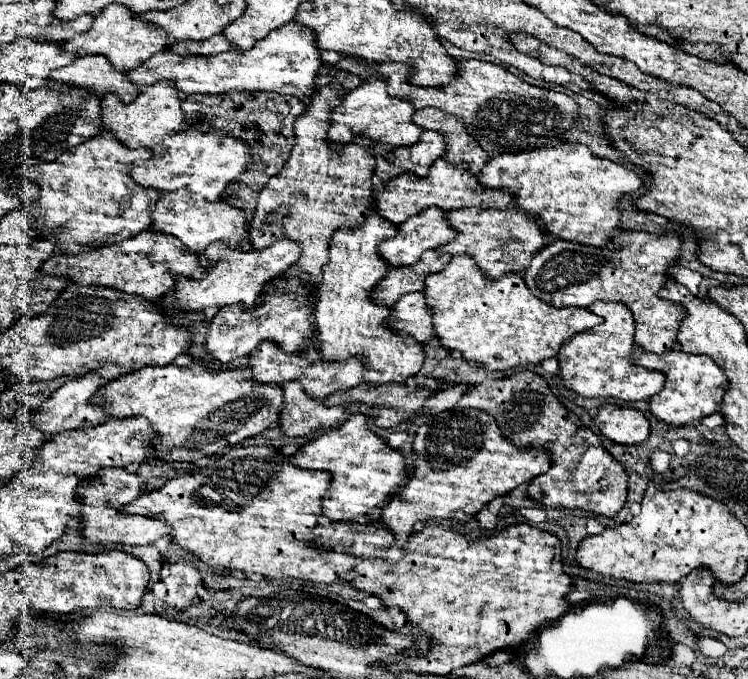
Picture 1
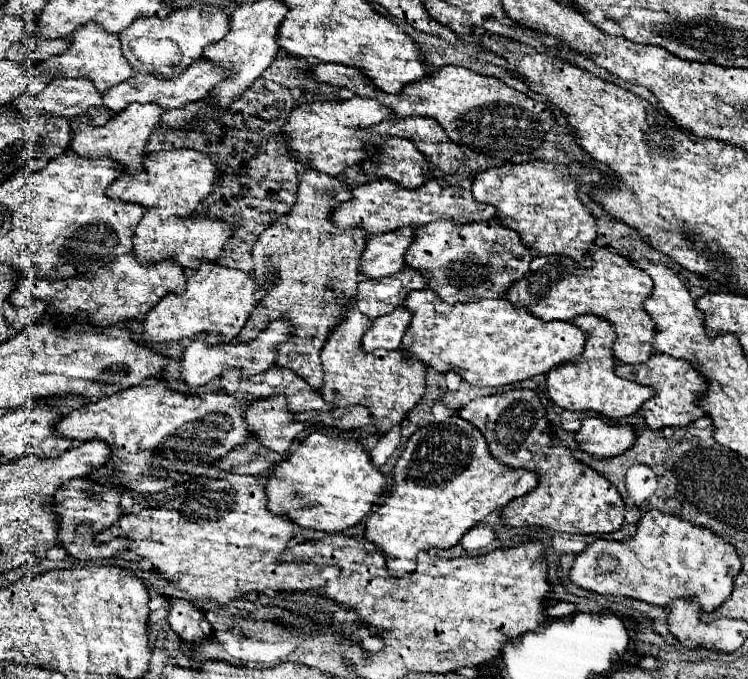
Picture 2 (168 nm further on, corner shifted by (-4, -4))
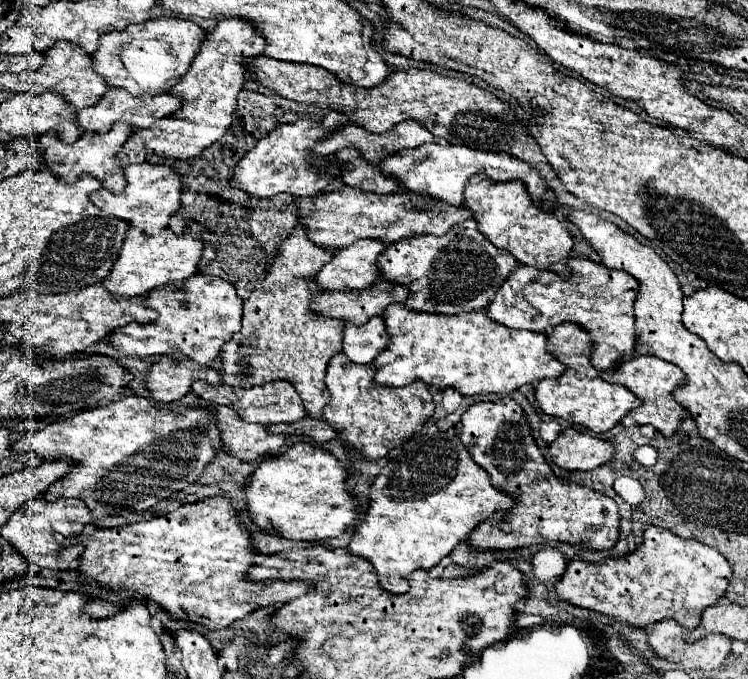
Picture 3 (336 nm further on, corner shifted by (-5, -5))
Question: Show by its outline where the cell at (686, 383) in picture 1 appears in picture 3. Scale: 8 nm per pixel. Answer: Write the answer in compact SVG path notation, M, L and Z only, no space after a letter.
M624 356L616 368L610 368L610 370L604 370L602 372L602 378L606 382L616 382L616 384L622 384L626 386L632 394L636 394L638 398L642 398L642 406L634 408L630 414L632 418L636 420L636 424L650 424L654 426L662 436L672 436L678 426L682 424L682 418L686 416L686 410L682 404L678 404L674 400L674 390L684 386L686 384L686 374L676 366L676 364L670 364L666 360L660 360L656 356Z

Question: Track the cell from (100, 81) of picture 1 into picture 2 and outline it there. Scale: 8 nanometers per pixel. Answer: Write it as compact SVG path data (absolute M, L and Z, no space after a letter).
M57 77L37 95L21 95L15 101L11 101L11 107L21 111L23 117L39 117L39 115L51 115L51 117L81 117L87 115L91 119L91 125L105 125L111 115L107 109L101 107L101 93L87 81L87 79L65 79Z

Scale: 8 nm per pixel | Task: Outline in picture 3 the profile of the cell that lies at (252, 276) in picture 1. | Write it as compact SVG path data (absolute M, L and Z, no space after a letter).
M194 274L180 288L162 286L148 294L146 306L158 310L158 320L148 324L128 324L110 336L110 342L126 356L154 356L182 352L196 362L208 364L218 358L222 346L242 326L242 298L236 294L234 284L220 276Z

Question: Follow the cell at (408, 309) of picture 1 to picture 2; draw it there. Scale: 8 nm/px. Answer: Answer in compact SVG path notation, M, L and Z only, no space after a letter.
M405 307L375 319L363 337L361 347L367 353L373 353L375 349L389 349L389 351L399 349L405 329L409 327L409 321L411 321L411 315L407 313Z

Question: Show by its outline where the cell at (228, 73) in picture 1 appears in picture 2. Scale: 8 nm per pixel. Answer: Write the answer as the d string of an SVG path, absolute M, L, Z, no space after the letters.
M197 59L193 65L189 65L189 69L185 69L179 77L175 79L159 79L159 77L153 77L149 73L137 73L133 77L129 77L127 81L111 87L107 93L103 93L103 107L109 109L109 113L121 113L129 103L155 103L155 105L161 105L163 111L169 111L169 109L181 109L185 107L187 103L191 101L199 101L199 99L205 99L209 95L209 91L221 83L223 79L227 77L227 73L219 67L215 67L213 63L205 61L205 59Z

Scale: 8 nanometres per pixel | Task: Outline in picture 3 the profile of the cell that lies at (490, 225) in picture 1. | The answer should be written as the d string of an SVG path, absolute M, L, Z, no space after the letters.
M474 218L454 226L444 236L414 236L398 240L380 254L380 270L390 282L402 282L410 288L406 306L422 312L460 314L470 310L484 310L496 296L496 290L518 268L518 260L490 244L478 230Z

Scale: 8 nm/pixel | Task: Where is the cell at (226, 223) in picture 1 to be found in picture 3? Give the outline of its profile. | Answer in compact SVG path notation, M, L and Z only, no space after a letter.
M132 226L126 234L122 254L118 256L118 262L114 264L110 276L104 280L104 286L118 296L138 296L170 282L180 284L196 272L202 250L204 242L196 234L174 234L170 228L164 228L158 234L148 236Z

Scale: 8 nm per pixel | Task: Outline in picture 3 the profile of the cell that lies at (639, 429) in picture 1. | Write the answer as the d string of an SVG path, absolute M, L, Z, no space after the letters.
M568 428L550 444L550 454L562 468L592 470L610 462L610 456L614 456L614 446L612 442L596 438L588 432Z

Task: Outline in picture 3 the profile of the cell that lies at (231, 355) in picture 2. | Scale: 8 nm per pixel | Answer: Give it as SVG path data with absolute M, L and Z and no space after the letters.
M174 354L170 356L160 356L152 370L148 372L146 386L152 390L152 398L170 404L178 402L184 394L192 390L192 384L196 380L206 380L210 384L220 384L222 382L222 372L210 366L204 366L192 358Z

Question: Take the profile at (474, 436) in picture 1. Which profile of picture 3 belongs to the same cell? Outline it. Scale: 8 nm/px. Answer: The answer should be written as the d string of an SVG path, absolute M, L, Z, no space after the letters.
M448 428L446 432L436 434L416 434L404 444L404 452L398 458L392 458L384 470L378 474L370 488L370 506L364 516L364 522L356 528L348 552L358 554L370 560L378 572L380 586L384 590L396 594L408 590L408 576L418 568L432 568L440 562L440 558L448 556L460 540L466 540L468 534L486 518L490 518L498 510L510 510L514 506L514 498L502 490L498 490L488 472L478 466L470 450L464 446L456 428Z

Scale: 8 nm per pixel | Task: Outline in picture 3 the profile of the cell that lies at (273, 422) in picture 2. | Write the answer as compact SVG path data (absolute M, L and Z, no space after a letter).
M216 406L220 438L230 454L244 462L256 462L280 454L286 434L270 434L264 424L244 422L234 408Z

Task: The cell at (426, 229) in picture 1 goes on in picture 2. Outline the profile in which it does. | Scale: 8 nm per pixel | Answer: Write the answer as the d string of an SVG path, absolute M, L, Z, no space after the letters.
M401 227L383 235L369 235L359 261L359 273L367 279L381 279L405 267L405 251L413 241L413 227Z

